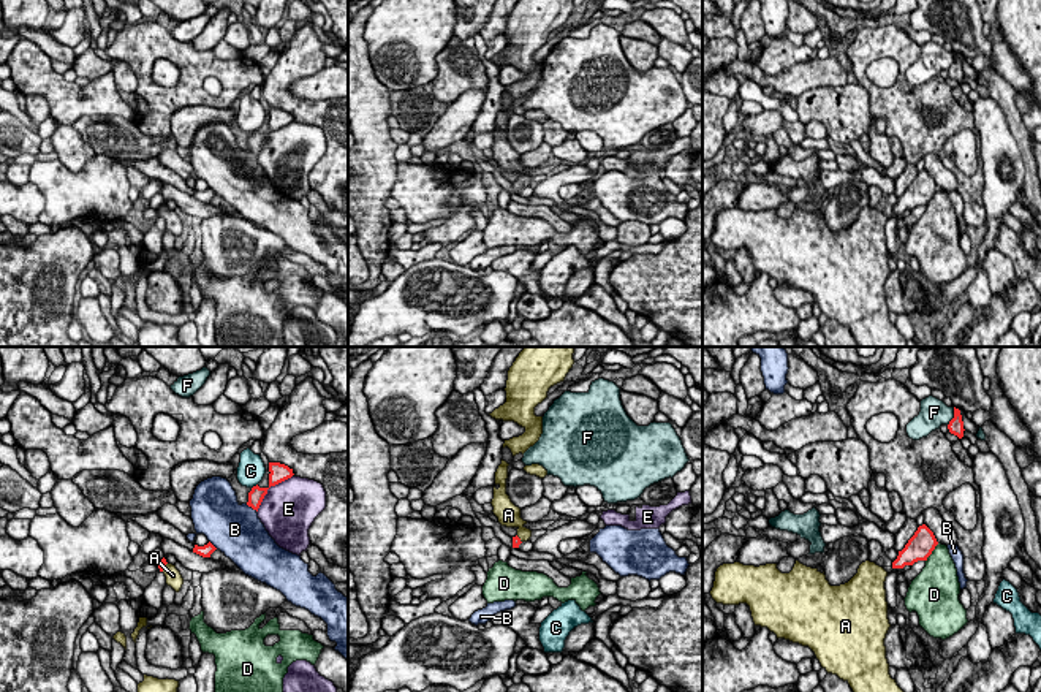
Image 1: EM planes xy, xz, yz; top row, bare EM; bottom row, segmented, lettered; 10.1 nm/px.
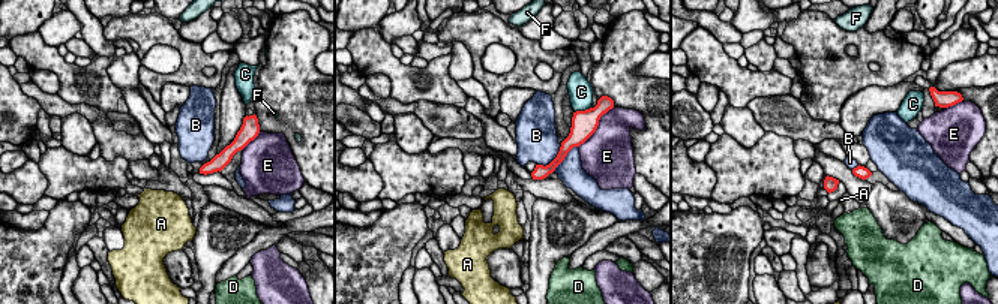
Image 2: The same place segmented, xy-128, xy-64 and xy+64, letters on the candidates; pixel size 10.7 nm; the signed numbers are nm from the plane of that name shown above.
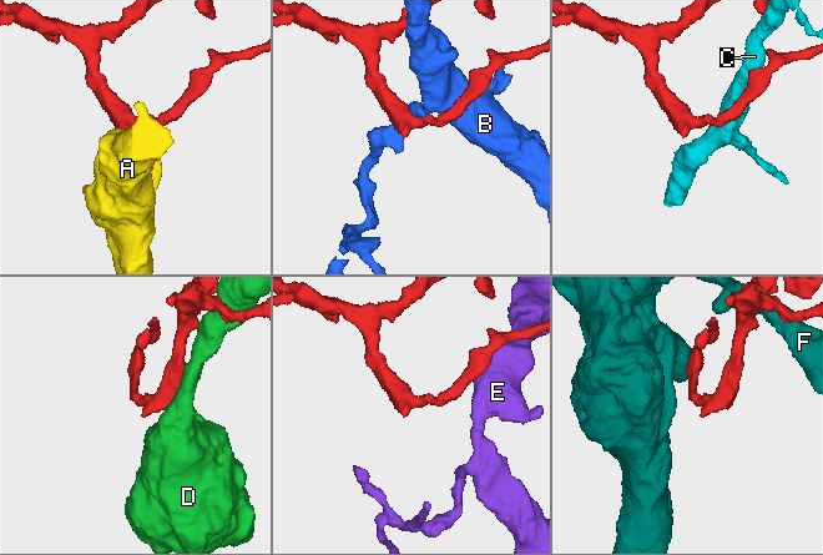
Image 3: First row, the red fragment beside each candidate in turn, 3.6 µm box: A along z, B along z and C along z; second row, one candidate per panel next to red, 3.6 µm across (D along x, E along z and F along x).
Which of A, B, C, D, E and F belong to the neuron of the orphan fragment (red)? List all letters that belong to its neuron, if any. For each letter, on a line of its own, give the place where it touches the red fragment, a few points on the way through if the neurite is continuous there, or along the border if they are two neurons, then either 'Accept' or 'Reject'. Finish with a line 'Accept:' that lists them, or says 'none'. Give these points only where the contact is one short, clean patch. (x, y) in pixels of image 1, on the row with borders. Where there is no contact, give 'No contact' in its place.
A: Touches red at xy (165, 566). Path across: xy (162, 564), (165, 566), (173, 575). Accept
B: Touches red at xy (252, 507). Reject
C: Touches red at xy (253, 486). Boundary: xy (257, 483), (252, 488). Reject
D: Touches red at yz (931, 553). Reject
E: Touches red at xy (269, 486). Reject
F: Touches red at yz (954, 417). Reject
Accept: A

